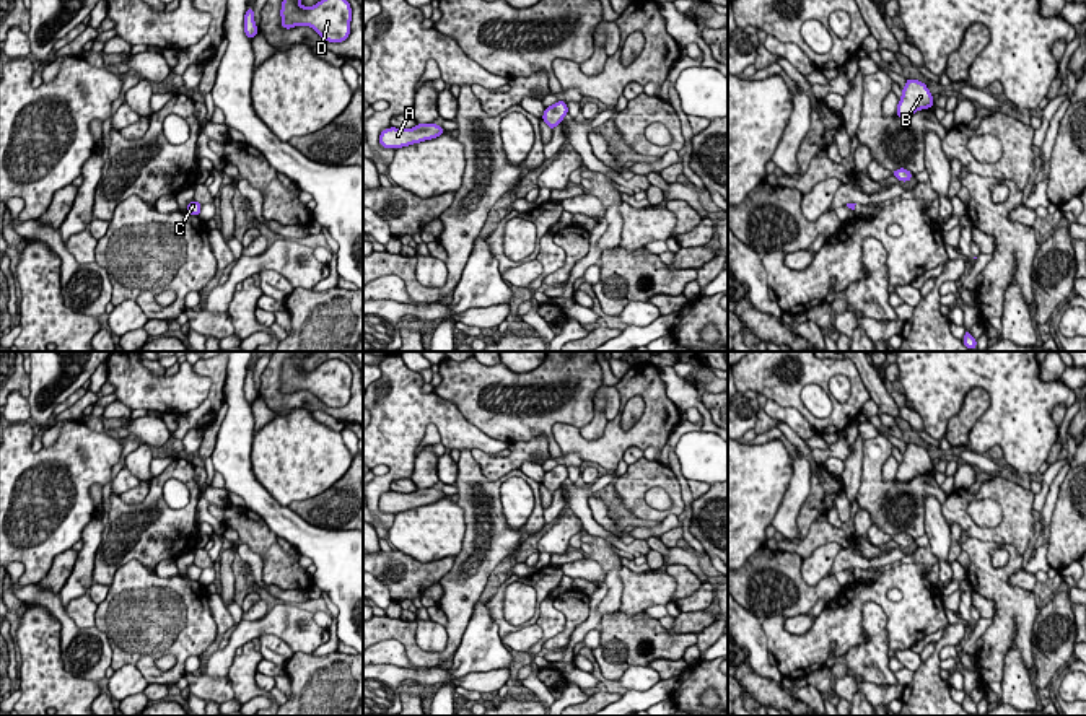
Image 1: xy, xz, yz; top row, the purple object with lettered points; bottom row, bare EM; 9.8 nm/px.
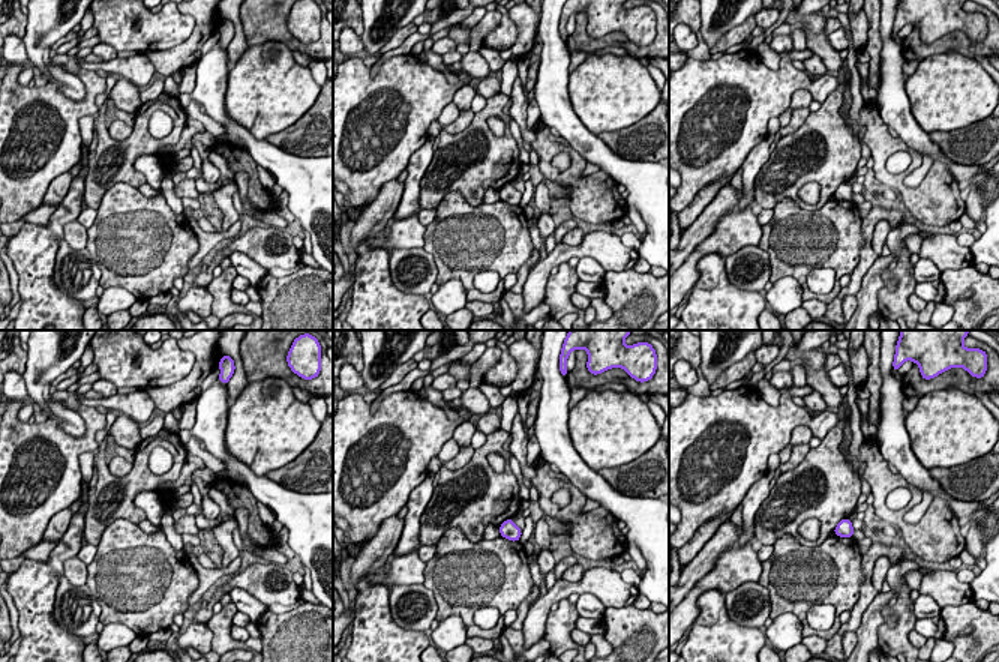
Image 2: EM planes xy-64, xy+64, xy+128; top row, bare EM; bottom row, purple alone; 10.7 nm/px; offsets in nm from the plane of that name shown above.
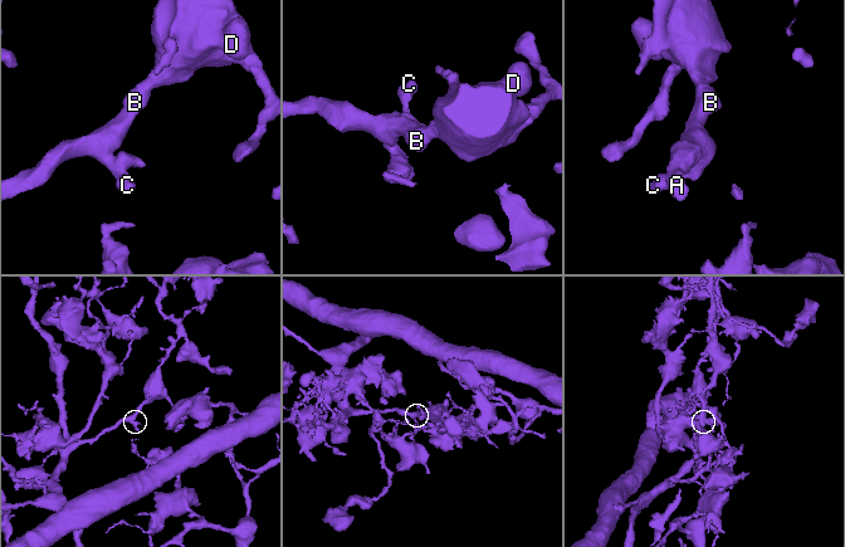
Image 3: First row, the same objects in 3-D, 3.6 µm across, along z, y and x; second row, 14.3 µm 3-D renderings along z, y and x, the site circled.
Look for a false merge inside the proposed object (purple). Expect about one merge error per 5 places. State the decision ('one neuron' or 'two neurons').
one neuron

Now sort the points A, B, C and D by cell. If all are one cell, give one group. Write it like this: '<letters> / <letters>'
A B C D

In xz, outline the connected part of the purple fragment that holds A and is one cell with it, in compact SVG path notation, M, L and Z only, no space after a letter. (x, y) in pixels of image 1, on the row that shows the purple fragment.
M417 124L412 129L389 127L381 130L379 145L383 148L402 148L425 140L431 140L444 133L446 130L436 124Z

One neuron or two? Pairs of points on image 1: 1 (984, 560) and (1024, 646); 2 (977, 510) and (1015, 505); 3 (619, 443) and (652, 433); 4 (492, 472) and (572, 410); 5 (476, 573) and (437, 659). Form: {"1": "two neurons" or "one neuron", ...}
{"1": "one neuron", "2": "two neurons", "3": "one neuron", "4": "two neurons", "5": "one neuron"}

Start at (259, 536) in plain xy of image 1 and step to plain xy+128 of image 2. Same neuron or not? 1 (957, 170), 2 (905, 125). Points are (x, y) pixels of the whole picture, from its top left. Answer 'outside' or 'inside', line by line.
1: outside
2: outside

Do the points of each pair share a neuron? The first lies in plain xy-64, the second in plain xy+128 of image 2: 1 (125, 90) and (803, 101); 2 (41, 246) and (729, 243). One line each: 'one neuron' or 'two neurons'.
1: one neuron
2: two neurons

